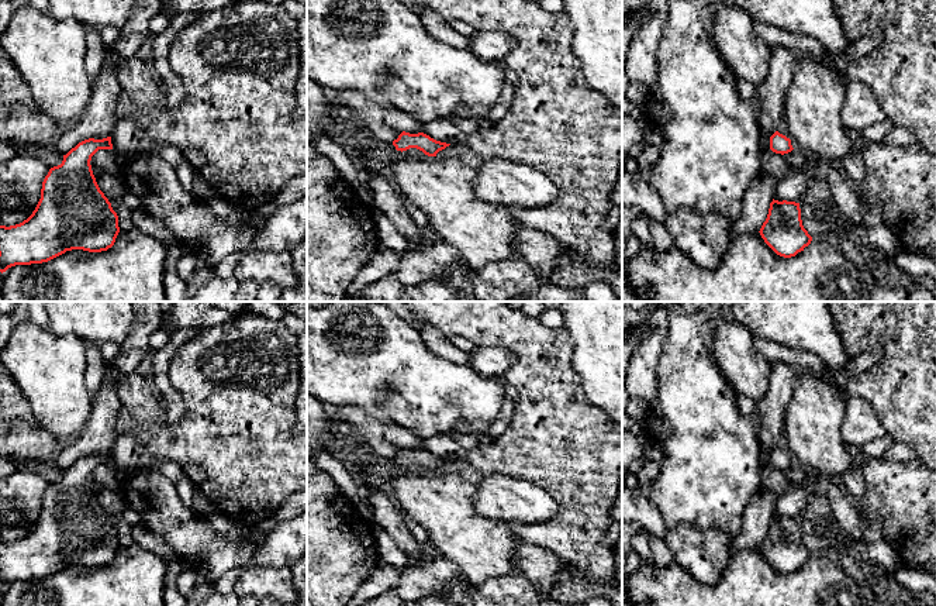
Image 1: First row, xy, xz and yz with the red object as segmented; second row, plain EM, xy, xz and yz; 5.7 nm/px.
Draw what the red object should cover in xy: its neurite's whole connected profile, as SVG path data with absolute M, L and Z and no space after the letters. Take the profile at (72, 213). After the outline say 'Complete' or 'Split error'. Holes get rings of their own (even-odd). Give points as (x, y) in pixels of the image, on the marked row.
M111 137L79 142L63 155L61 165L49 169L32 214L20 224L0 225L1 273L15 265L48 262L66 251L101 252L114 245L120 233L118 216L100 190L90 165L91 156L99 149L113 149Z. Complete

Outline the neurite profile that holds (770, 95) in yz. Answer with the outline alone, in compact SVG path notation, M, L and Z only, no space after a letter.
M773 47L770 70L756 87L759 123L761 132L773 135L784 116L784 99L792 82L798 54L785 47Z

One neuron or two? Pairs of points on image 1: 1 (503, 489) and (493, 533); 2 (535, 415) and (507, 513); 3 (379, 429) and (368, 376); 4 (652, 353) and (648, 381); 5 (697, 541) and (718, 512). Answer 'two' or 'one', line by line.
1: two
2: two
3: two
4: one
5: two

